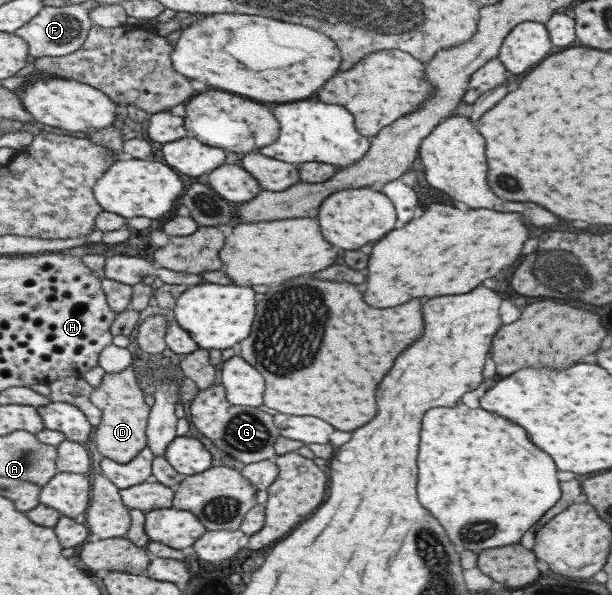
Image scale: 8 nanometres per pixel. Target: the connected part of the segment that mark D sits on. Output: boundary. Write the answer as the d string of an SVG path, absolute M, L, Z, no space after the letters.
M132 363L119 373L105 373L98 387L89 395L89 401L101 412L99 425L94 428L95 447L107 459L115 463L129 463L146 445L145 426L150 407L143 402L143 394L137 387Z

